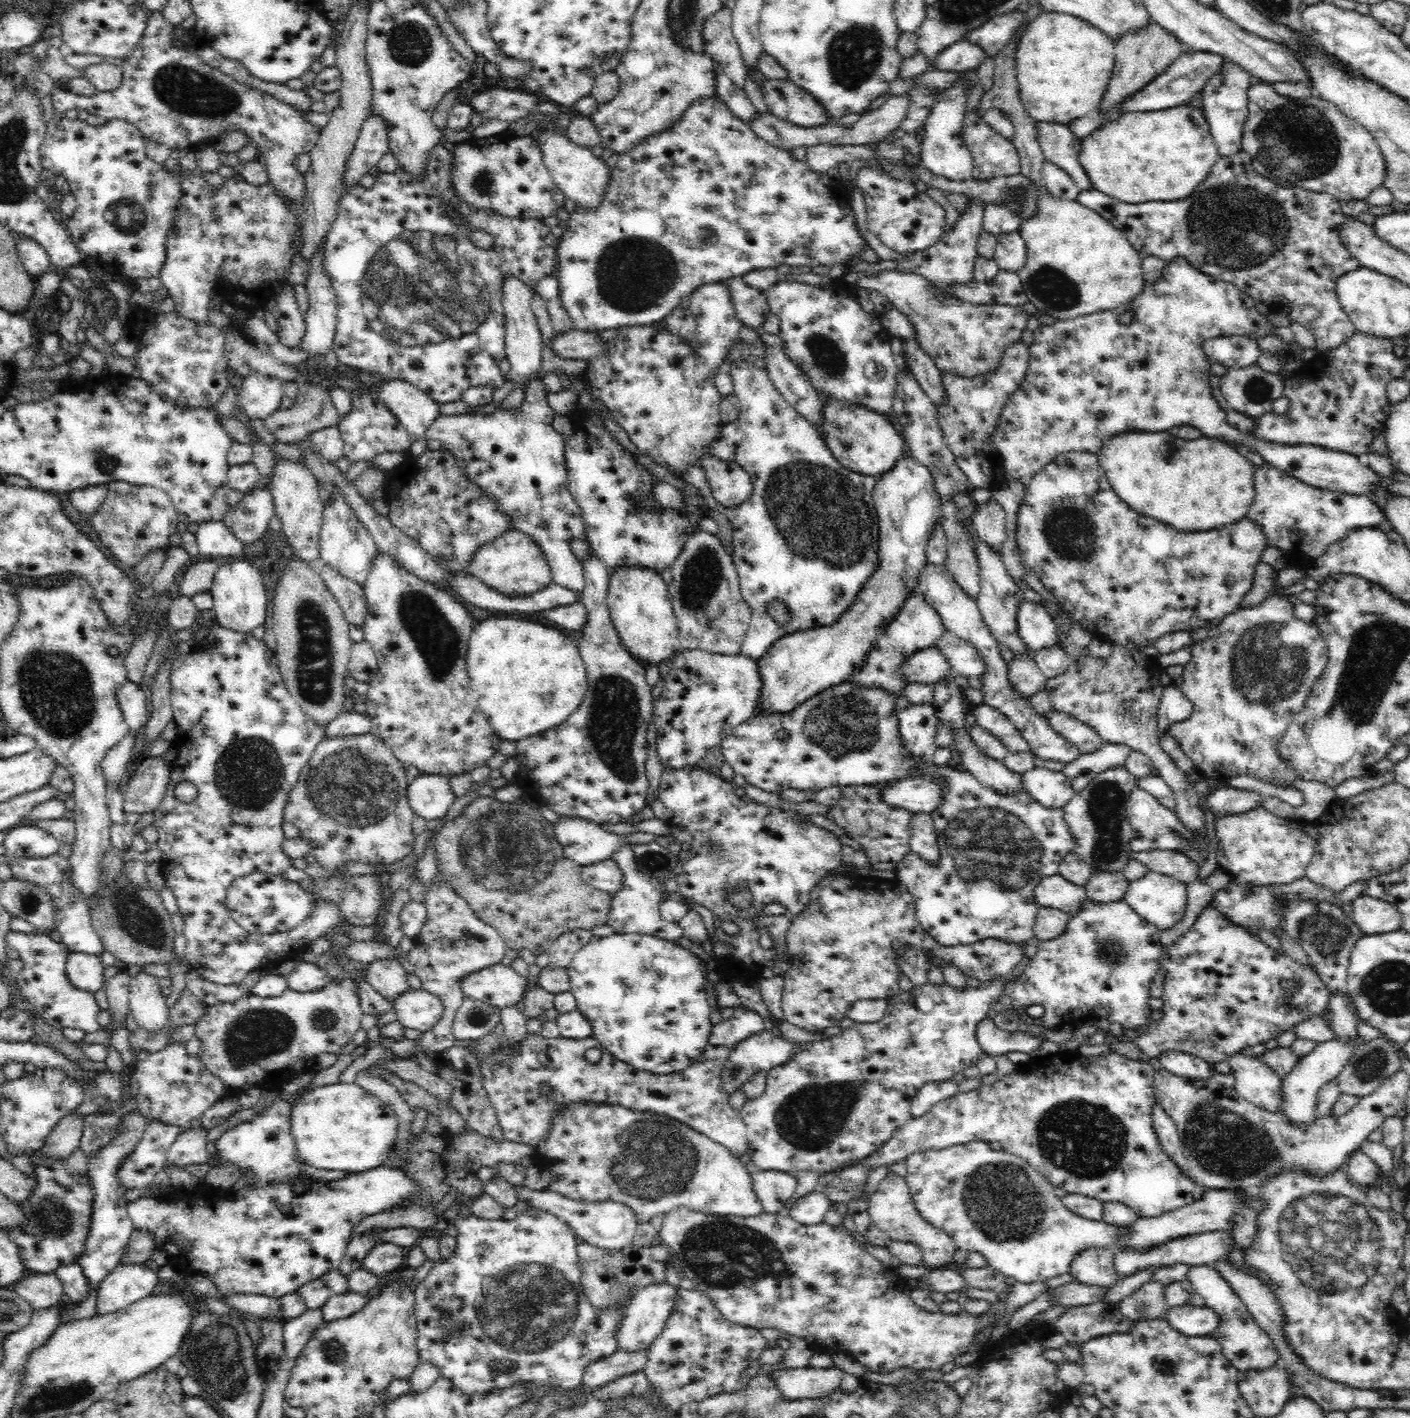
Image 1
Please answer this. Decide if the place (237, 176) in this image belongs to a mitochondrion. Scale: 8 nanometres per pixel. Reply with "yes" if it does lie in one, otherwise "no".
no

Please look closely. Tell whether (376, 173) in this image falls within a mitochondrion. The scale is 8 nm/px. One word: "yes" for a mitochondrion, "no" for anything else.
no

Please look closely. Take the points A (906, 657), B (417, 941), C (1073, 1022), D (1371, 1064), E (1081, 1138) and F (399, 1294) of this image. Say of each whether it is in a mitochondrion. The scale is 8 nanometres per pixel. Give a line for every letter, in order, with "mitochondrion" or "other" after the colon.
A: other
B: other
C: other
D: mitochondrion
E: mitochondrion
F: other

